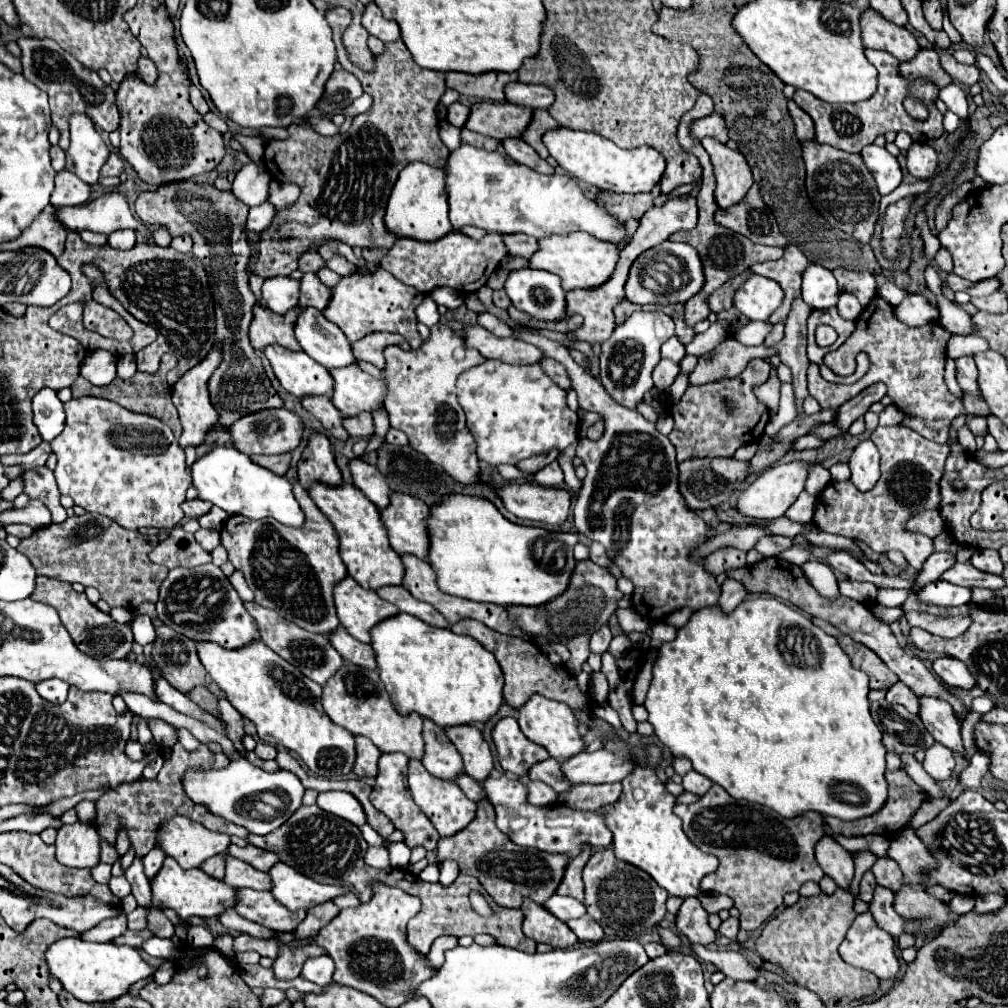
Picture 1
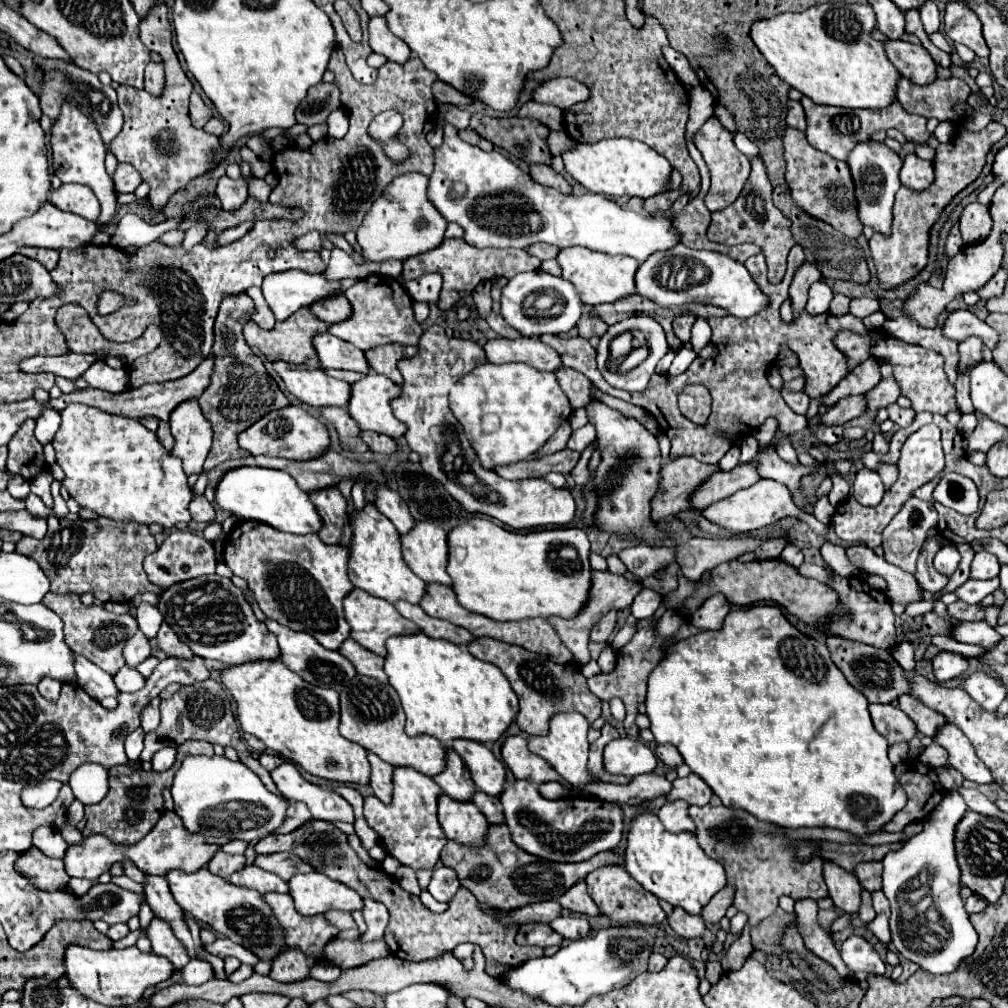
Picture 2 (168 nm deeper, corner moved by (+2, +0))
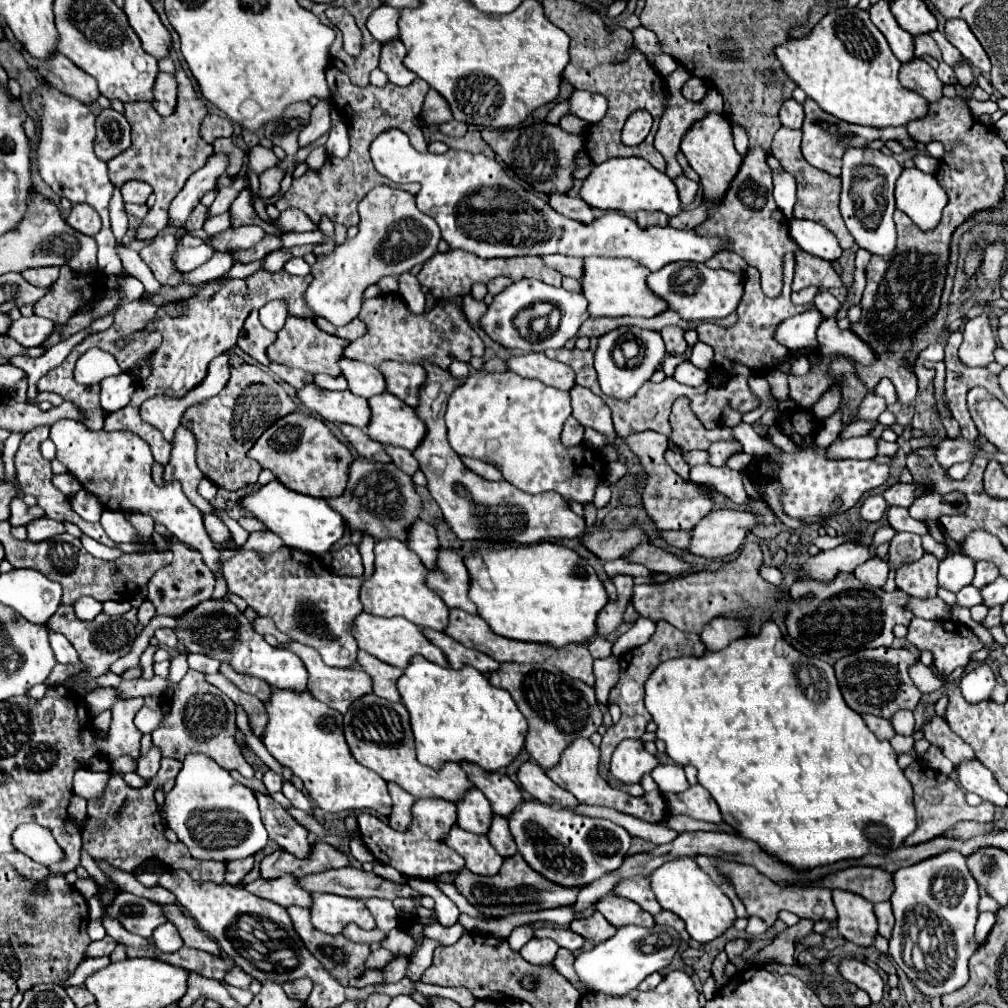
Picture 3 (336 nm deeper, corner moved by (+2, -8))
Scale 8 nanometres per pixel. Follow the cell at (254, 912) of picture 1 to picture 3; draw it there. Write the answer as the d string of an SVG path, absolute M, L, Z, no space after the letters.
M291 906L287 908L293 926L297 930L297 934L301 936L301 940L305 942L305 946L309 948L309 952L323 964L325 970L329 970L343 986L353 986L353 988L365 988L365 986L375 986L375 984L385 984L385 978L379 970L367 970L365 968L365 960L371 954L371 944L357 944L347 940L345 936L329 936L325 932L319 932L317 928L313 928L311 920L309 920L309 908L299 908L299 906Z

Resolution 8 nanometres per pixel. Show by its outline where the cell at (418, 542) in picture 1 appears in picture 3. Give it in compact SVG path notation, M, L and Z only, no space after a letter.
M439 550L437 564L439 564L439 570L429 570L429 574L427 574L427 586L431 590L435 590L449 608L461 608L469 614L477 614L477 606L467 596L469 594L469 572L465 570L463 558L451 550Z

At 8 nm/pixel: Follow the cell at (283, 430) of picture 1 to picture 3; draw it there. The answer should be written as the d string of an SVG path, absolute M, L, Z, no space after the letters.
M299 410L279 418L267 428L249 450L249 456L257 460L261 468L273 470L275 478L289 490L315 498L341 496L349 478L349 464L353 462L349 448L333 436L323 420Z

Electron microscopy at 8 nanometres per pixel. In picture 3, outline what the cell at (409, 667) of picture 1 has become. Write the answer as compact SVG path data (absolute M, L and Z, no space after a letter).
M415 656L411 664L405 668L405 674L397 682L399 694L403 698L403 704L407 706L411 714L411 728L415 734L415 748L417 748L417 760L431 768L441 768L447 762L473 762L481 766L485 772L499 772L505 770L523 750L525 736L527 736L527 720L515 706L509 692L495 688L489 684L489 680L477 672L475 668L441 668L423 656Z

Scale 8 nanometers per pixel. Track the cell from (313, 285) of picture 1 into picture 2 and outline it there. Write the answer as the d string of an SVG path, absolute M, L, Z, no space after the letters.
M329 296L329 300L317 300L317 304L311 304L309 310L323 322L333 324L339 320L347 320L351 316L351 304L349 300L341 296Z

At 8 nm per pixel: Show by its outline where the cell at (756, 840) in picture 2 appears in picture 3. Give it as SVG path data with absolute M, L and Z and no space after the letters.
M717 860L717 870L727 874L729 880L733 882L733 888L737 892L737 896L741 898L741 902L745 904L747 908L747 914L749 916L759 916L765 920L767 926L773 926L773 922L777 920L777 914L781 910L787 910L787 912L793 912L797 914L799 918L807 918L807 920L813 920L813 922L819 922L819 920L827 920L827 922L833 922L837 920L837 910L831 902L831 892L827 888L801 888L801 886L787 886L787 888L781 888L779 884L771 882L769 878L761 876L755 868L749 868L745 864L735 864L735 862L723 862L723 860Z

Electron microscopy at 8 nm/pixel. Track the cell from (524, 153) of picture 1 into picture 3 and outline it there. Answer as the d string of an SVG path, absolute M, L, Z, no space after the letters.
M553 194L553 196L549 196L549 204L555 212L559 212L559 214L571 218L571 220L577 220L581 224L591 224L595 220L591 206L587 206L581 198Z

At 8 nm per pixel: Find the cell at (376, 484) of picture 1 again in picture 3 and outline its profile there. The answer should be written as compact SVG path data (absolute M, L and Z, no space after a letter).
M417 520L411 530L409 530L409 540L405 542L413 552L419 554L419 558L423 560L423 564L429 570L437 570L437 552L439 552L439 538L437 538L437 530L423 522Z

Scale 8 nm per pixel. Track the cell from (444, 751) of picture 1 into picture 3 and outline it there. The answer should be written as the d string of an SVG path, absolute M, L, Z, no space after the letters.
M473 788L465 794L461 802L457 802L457 824L473 834L487 834L489 832L489 820L493 820L493 810L489 800Z

